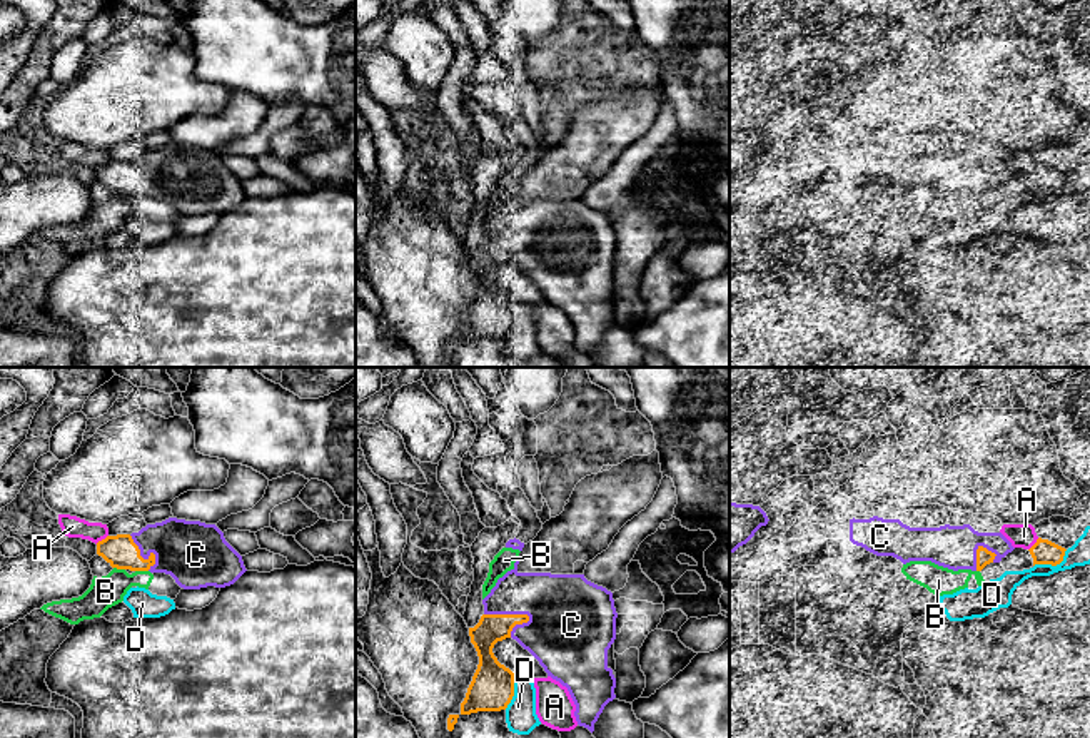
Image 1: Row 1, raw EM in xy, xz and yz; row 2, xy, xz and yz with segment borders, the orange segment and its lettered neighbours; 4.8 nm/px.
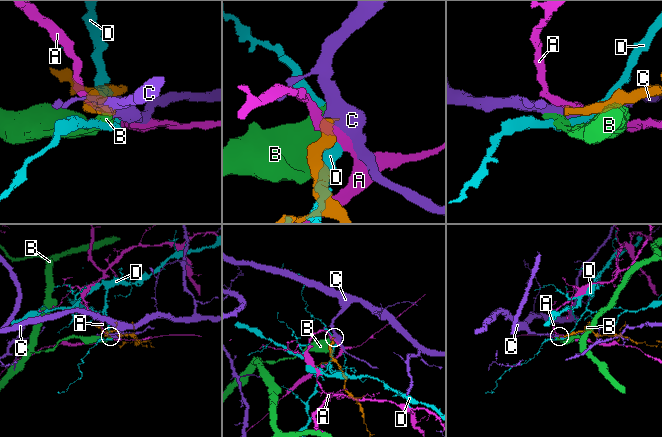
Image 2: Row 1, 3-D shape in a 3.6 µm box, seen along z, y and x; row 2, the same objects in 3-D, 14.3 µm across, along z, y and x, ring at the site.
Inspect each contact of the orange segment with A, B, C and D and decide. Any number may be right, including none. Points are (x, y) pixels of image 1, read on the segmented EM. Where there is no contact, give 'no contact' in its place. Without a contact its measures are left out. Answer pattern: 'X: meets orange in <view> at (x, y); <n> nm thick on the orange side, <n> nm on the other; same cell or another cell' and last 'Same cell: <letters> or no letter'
A: meets orange in xy at (102, 540); 160 nm thick on the orange side, 100 nm on the other; another cell
B: meets orange in xy at (142, 570); 160 nm thick on the orange side, 150 nm on the other; another cell
C: meets orange in xz at (508, 615); 140 nm thick on the orange side, 320 nm on the other; same cell
D: meets orange in yz at (1052, 565); 120 nm thick on the orange side, 110 nm on the other; another cell
Same cell: C

